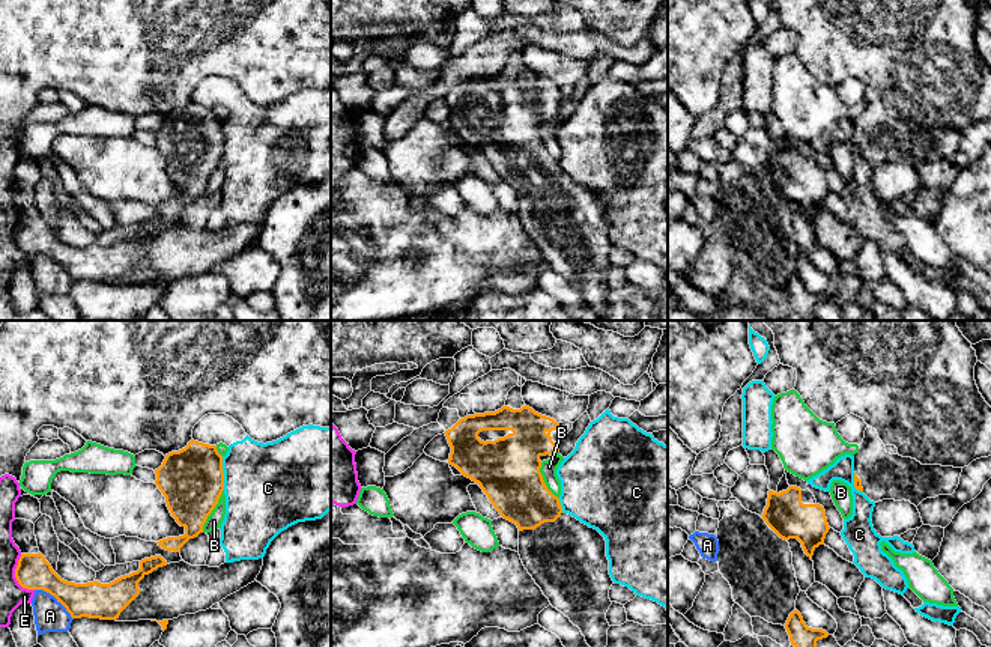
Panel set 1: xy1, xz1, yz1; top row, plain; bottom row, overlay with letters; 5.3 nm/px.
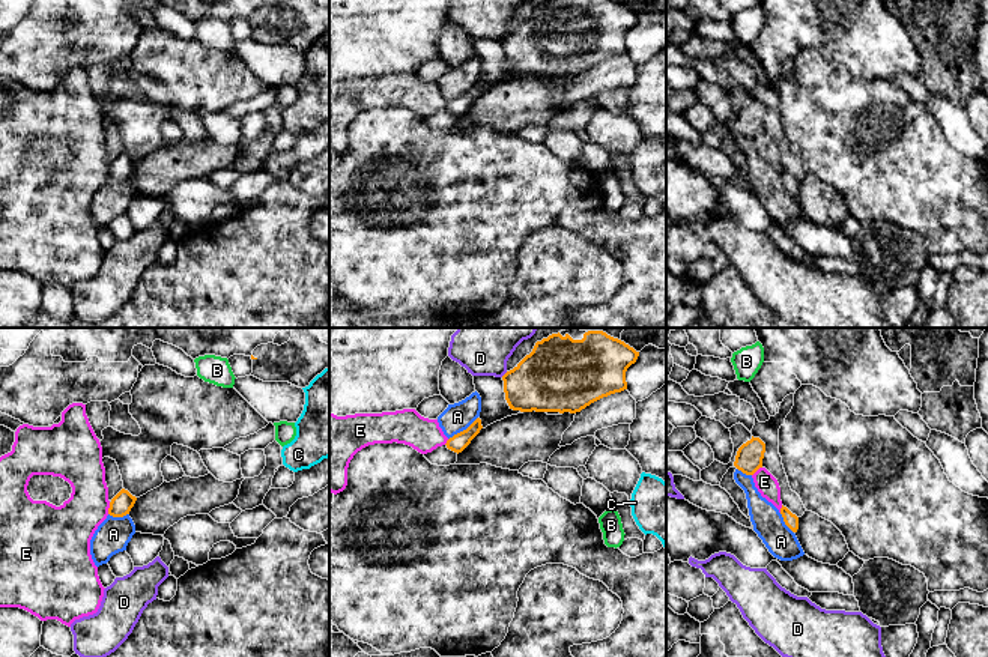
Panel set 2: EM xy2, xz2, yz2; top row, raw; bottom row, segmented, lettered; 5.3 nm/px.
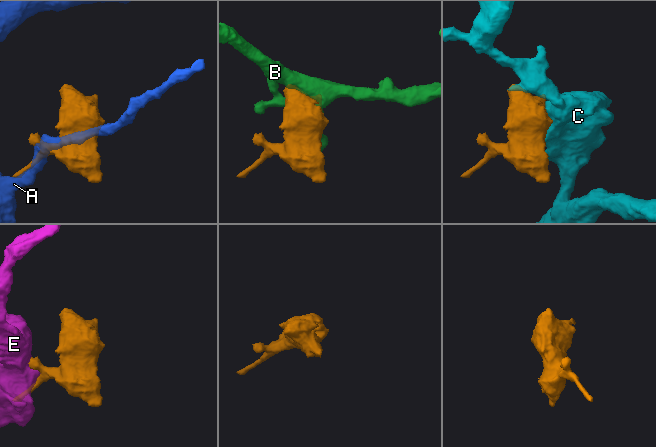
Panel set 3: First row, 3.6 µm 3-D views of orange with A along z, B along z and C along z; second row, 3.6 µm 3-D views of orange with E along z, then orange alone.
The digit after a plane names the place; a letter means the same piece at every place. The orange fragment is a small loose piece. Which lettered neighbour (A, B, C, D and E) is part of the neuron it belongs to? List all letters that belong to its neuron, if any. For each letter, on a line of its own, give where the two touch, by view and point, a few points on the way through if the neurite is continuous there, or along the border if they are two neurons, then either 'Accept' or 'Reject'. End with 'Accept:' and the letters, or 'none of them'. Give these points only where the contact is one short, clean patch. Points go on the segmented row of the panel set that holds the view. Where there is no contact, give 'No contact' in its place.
A: Touches orange at xy1 (56, 598). Reject
B: Touches orange at xy1 (212, 509). Reject
C: Touches orange at xy1 (223, 473). Boundary: xy1 (221, 456), (224, 489). Reject
D: Touches orange at xz2 (506, 373). Boundary: xz2 (507, 372), (501, 376). Reject
E: Touches orange at xy1 (15, 577). Reject
Accept: none of them

